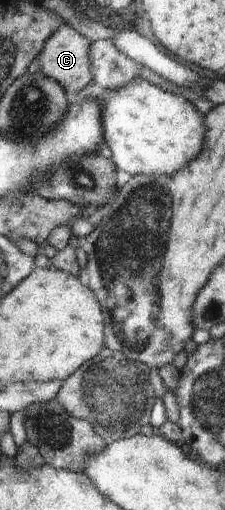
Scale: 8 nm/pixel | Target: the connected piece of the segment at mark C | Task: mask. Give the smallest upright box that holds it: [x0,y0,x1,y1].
[38,24,93,95]

